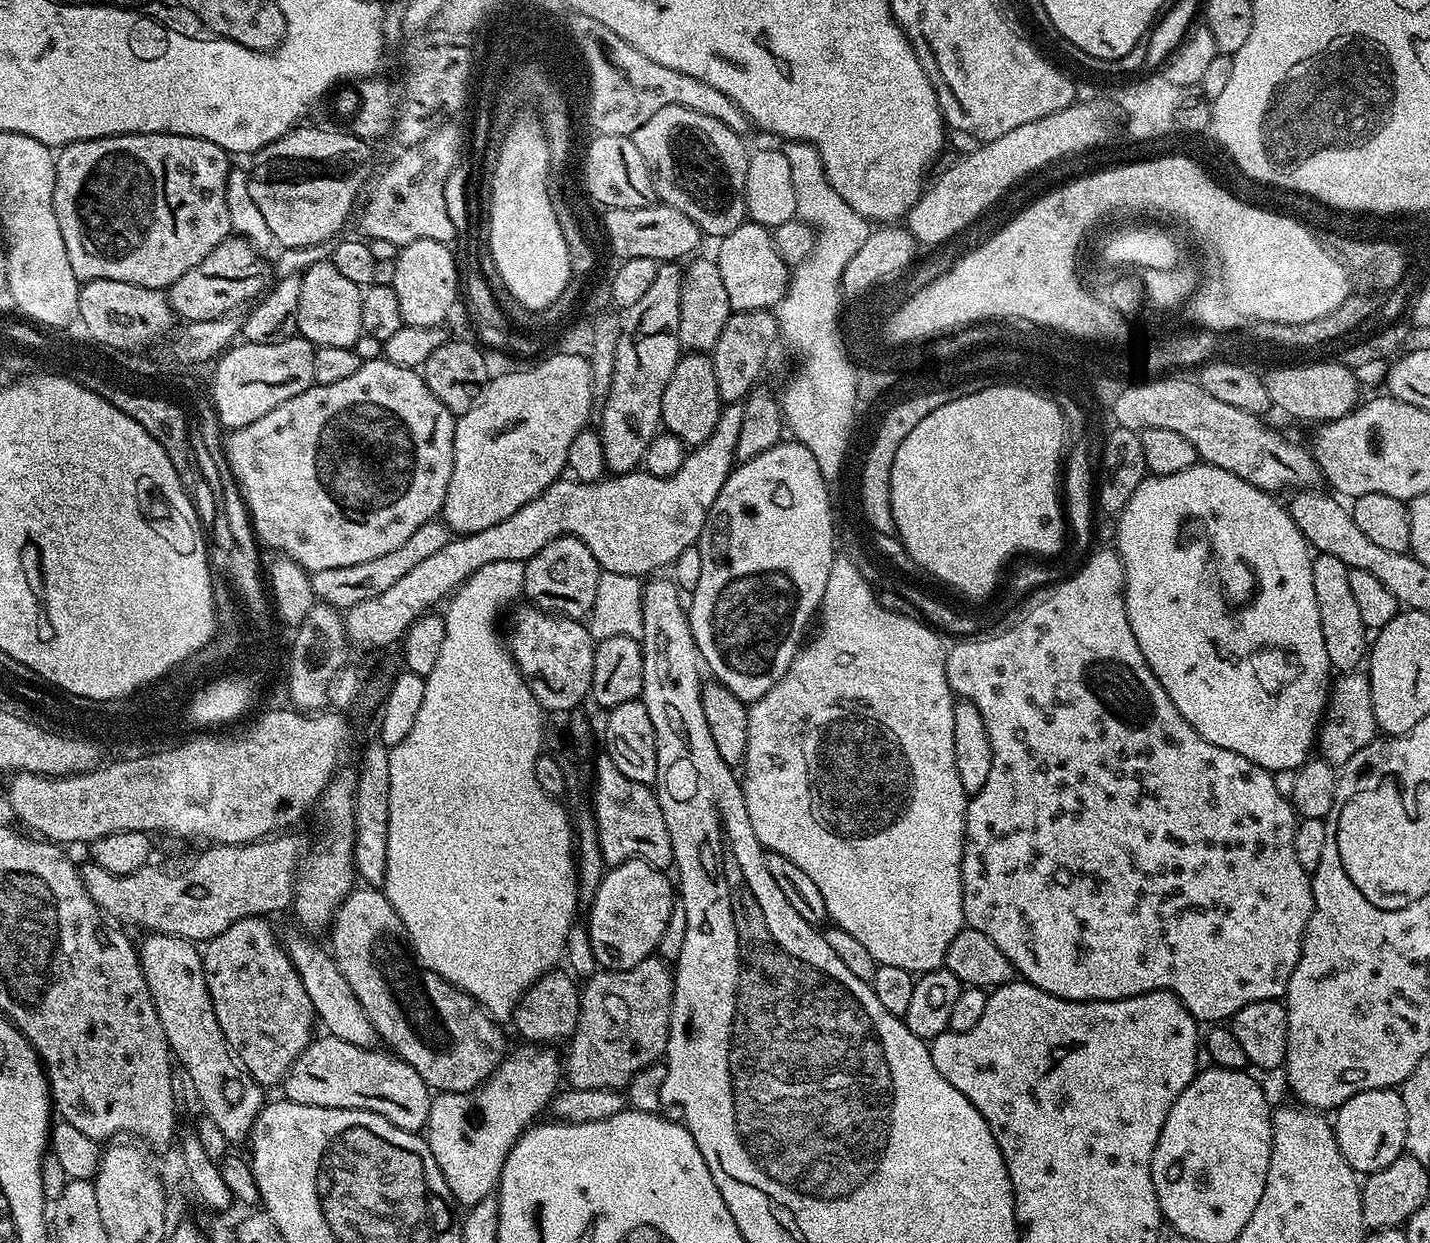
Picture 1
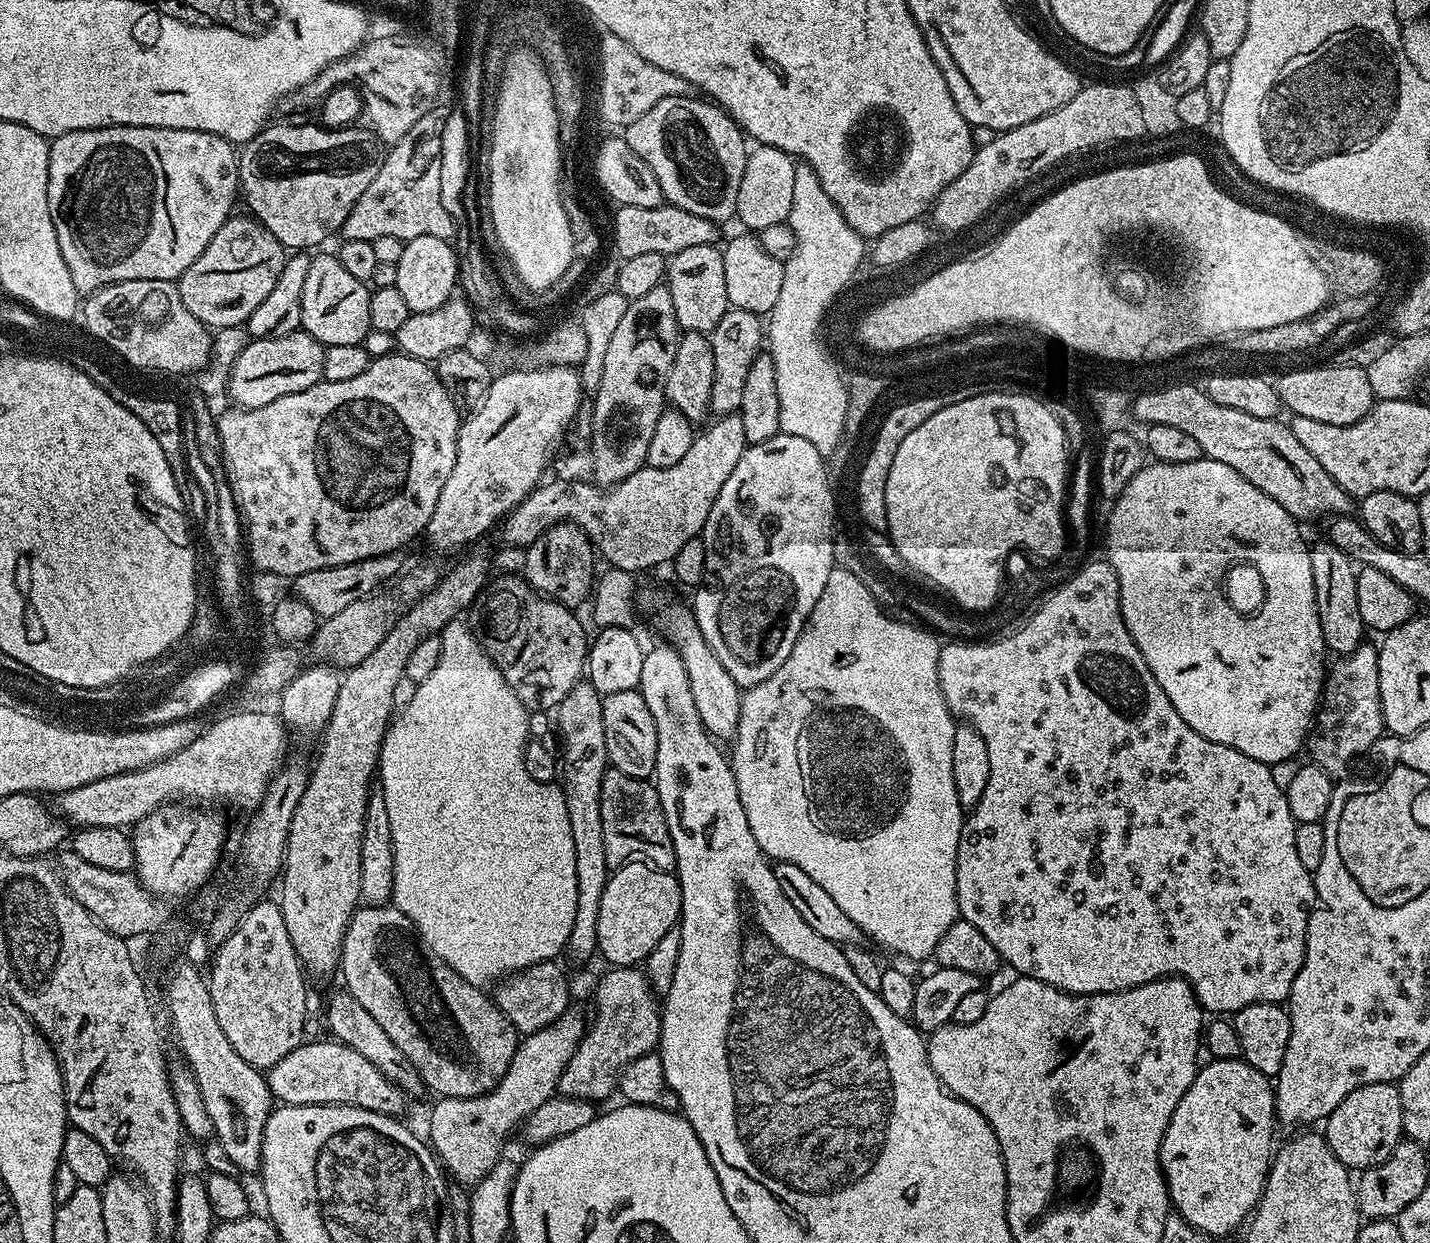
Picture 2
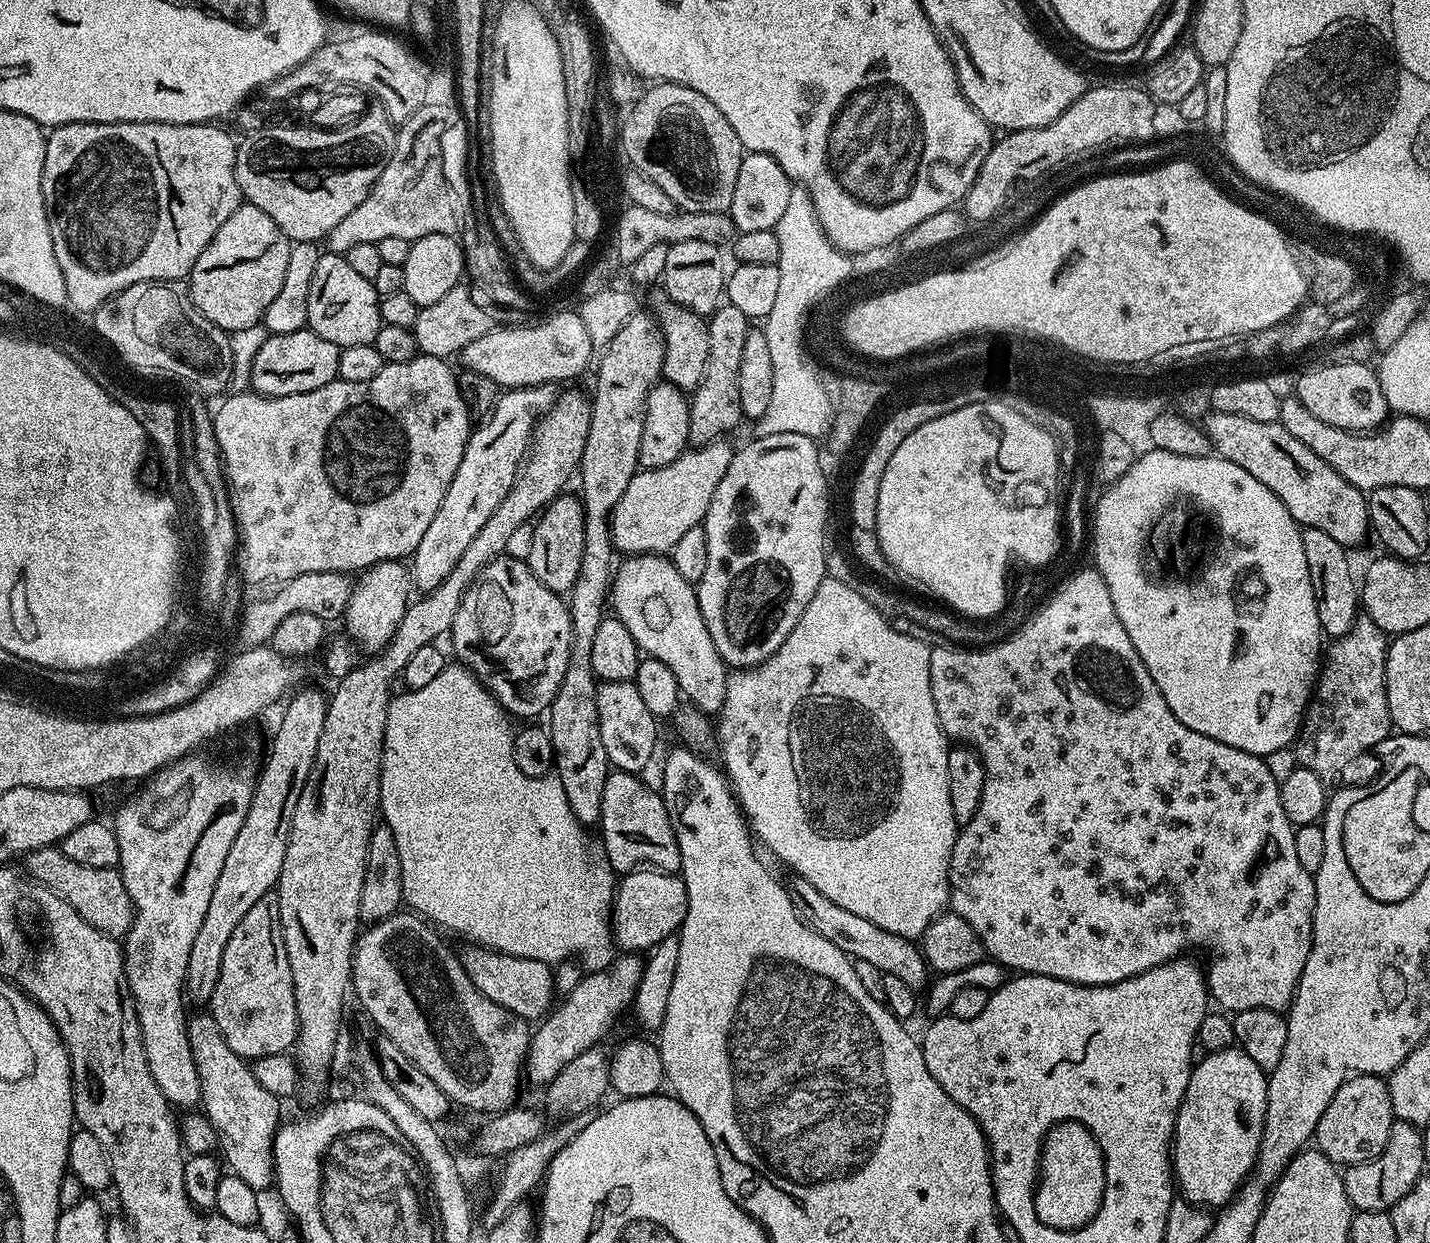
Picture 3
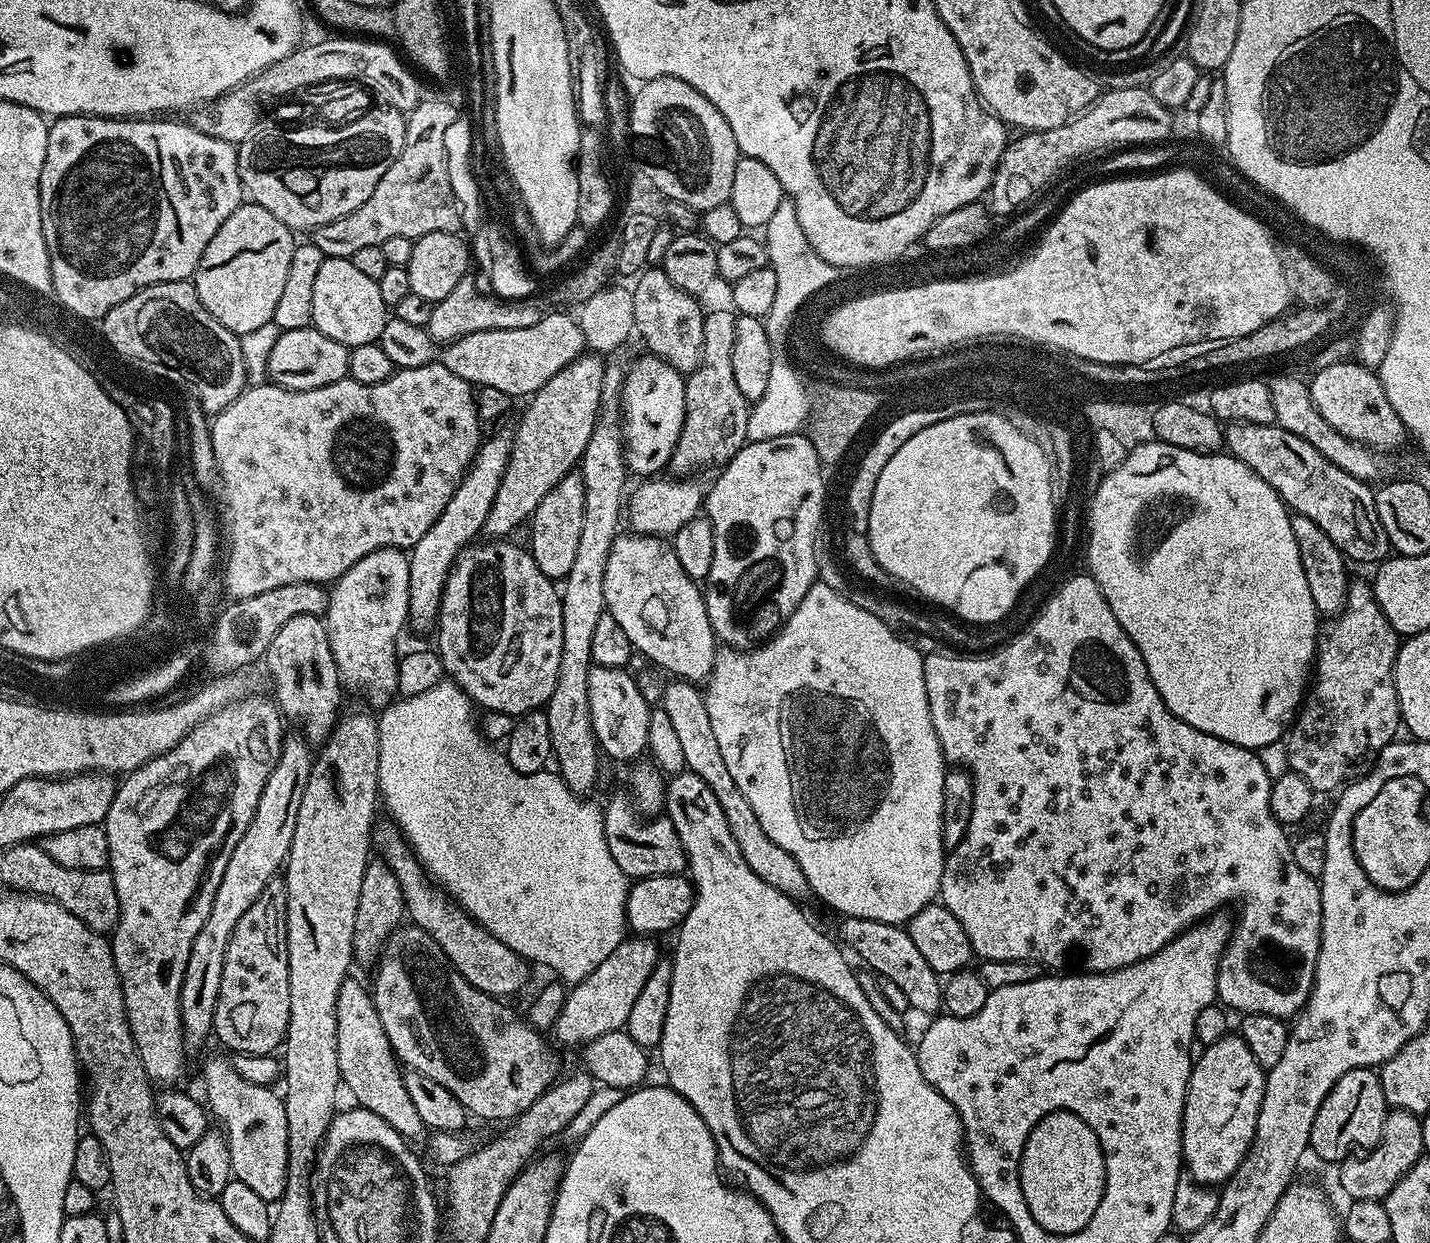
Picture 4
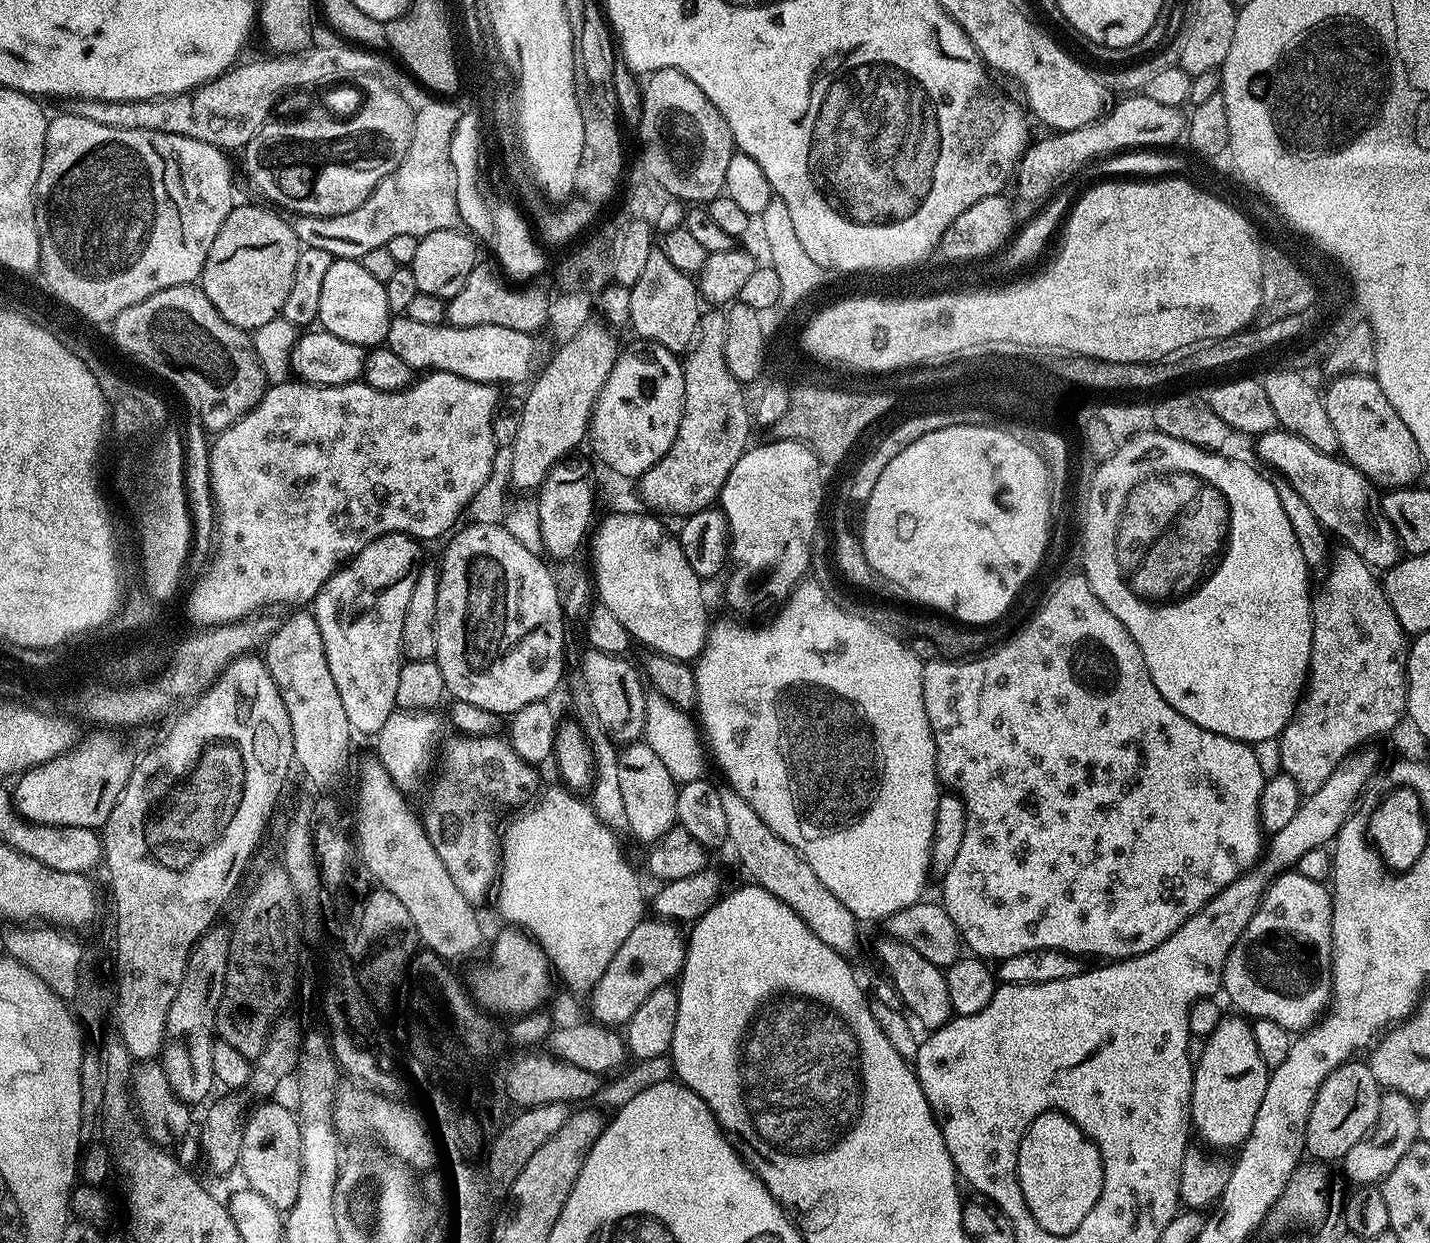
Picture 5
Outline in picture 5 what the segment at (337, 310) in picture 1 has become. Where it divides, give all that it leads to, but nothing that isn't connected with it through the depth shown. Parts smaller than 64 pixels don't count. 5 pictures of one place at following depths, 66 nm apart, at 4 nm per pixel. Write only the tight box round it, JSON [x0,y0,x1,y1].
[318,259,394,349]

